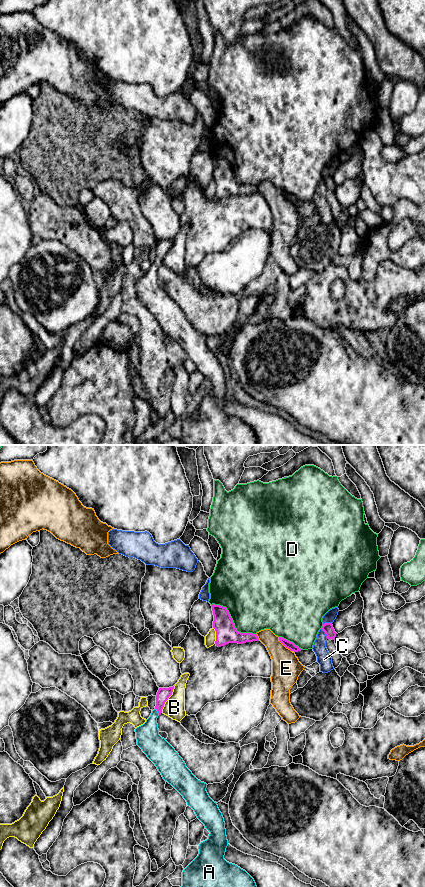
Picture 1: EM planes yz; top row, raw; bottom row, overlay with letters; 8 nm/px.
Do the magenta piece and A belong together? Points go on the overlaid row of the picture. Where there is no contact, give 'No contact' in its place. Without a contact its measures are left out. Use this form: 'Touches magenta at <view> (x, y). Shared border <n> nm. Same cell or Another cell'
Touches magenta at yz (157, 710). Shared border 70 nm. Same cell

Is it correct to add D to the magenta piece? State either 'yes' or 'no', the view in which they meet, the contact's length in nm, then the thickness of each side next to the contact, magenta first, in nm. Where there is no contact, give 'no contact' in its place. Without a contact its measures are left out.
no | yz | 440 nm | 170/480 nm

